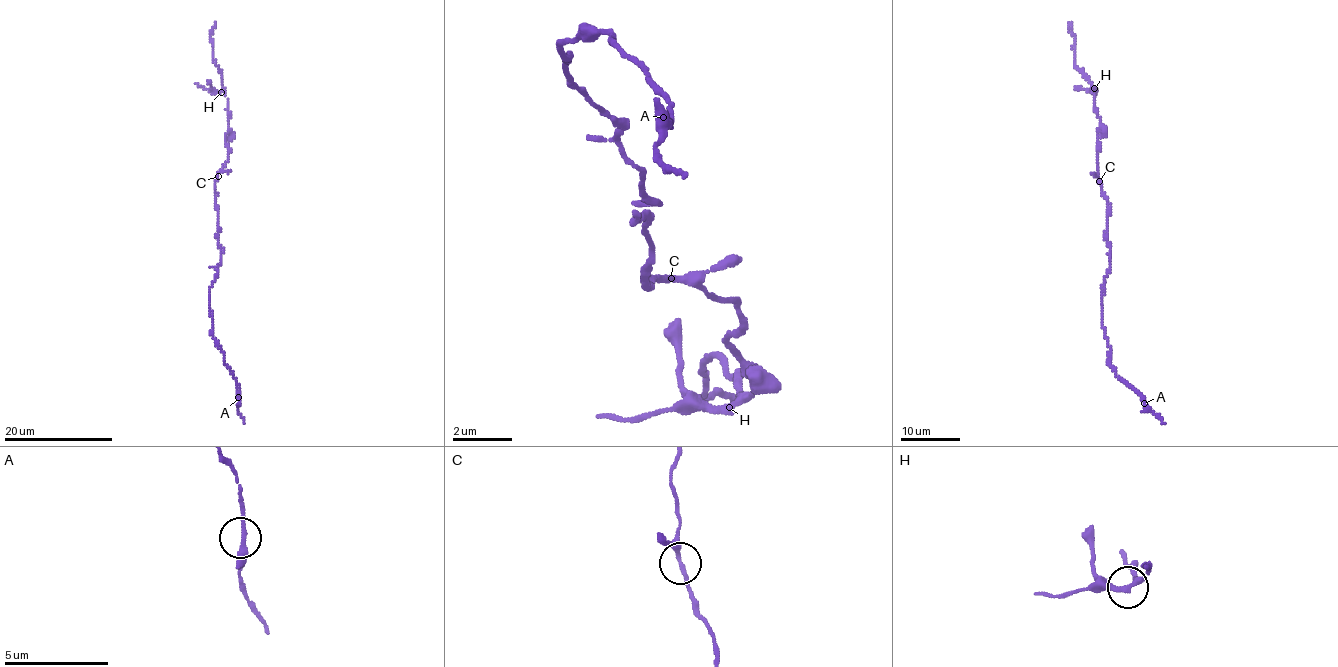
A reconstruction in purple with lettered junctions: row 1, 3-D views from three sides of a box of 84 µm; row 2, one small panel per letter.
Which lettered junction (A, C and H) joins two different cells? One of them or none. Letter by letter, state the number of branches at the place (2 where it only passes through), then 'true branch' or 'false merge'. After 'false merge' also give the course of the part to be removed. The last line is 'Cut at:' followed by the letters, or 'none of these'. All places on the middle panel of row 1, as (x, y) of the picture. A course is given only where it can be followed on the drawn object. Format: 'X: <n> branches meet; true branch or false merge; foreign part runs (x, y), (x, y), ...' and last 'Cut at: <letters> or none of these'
A: 2 branches meet; true branch
C: 2 branches meet; true branch
H: 2 branches meet; false merge; foreign part runs (731, 405), (664, 406), (594, 415)
Cut at: H

